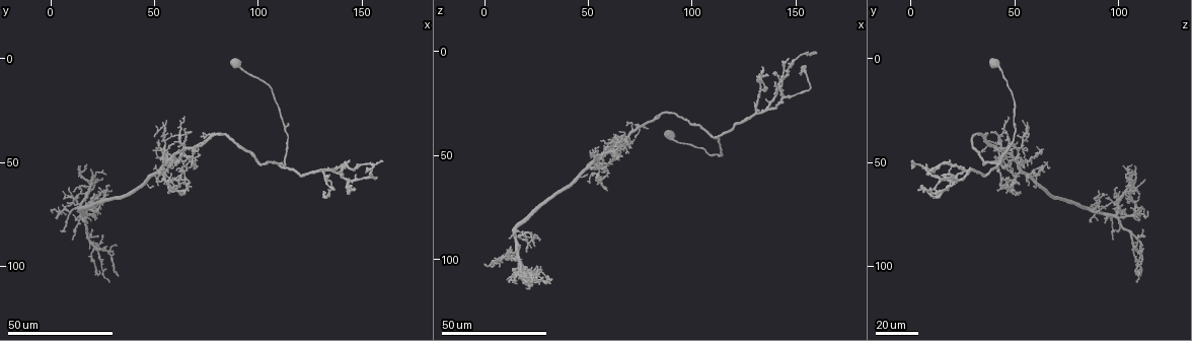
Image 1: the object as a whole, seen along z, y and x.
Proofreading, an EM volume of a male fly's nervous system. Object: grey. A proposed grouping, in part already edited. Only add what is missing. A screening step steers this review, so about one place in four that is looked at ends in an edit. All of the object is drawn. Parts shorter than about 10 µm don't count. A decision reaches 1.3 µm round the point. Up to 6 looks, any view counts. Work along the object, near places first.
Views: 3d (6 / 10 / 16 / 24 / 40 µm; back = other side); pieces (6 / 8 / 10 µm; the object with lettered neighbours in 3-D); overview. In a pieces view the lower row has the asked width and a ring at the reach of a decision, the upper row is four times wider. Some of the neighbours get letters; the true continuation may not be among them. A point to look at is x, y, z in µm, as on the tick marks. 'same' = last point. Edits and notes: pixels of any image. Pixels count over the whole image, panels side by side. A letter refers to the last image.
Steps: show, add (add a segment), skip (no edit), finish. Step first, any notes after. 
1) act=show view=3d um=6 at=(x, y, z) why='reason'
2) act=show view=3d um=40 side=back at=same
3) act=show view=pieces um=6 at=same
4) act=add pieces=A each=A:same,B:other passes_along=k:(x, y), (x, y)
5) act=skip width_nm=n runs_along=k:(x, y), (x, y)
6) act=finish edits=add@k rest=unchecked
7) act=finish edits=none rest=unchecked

act=show view=3d um=24 at=(147, 63, 10) why='an open end'

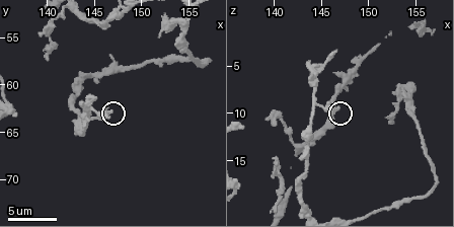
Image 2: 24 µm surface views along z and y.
act=show view=pieces um=10 at=(146.8, 62.8, 9.6)

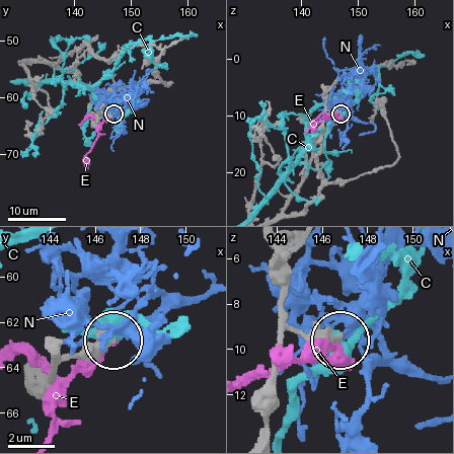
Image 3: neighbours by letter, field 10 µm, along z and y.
act=skip each=C:other,E:other,N:other found='no lettered segment goes on from it'

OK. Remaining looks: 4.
act=show view=pieces um=6 at=(146.4, 63.4, 3.4)

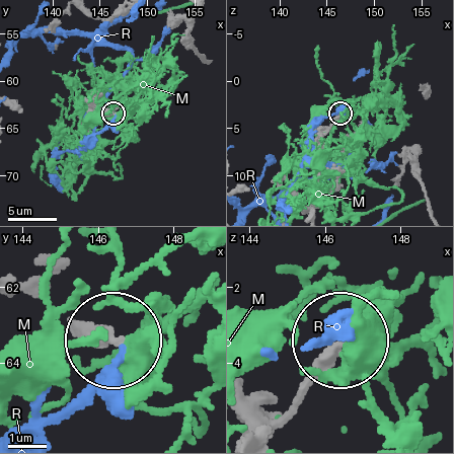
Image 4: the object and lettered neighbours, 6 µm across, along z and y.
act=skip each=M:other,R:other found='none of them fits'

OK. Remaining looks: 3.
act=show view=3d um=40 at=(27, 61, 104) why='branch stops here'

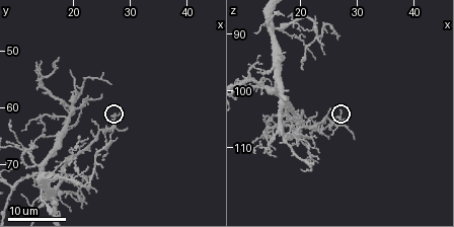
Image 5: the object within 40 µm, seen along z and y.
act=show view=pieces um=8 at=(27.0, 62.0, 103.5)

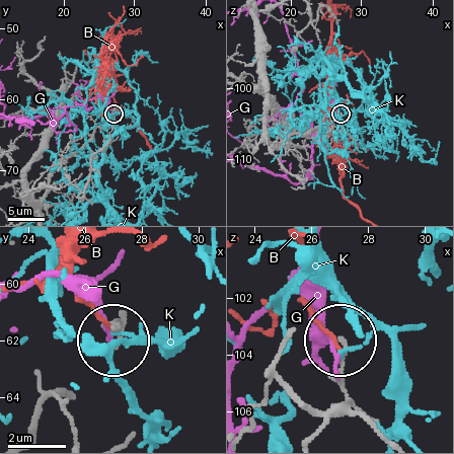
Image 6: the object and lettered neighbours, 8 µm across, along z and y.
act=skip each=B:other,G:other,K:other found='none of them fits'

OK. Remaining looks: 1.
act=finish edits=none rest=unchecked

